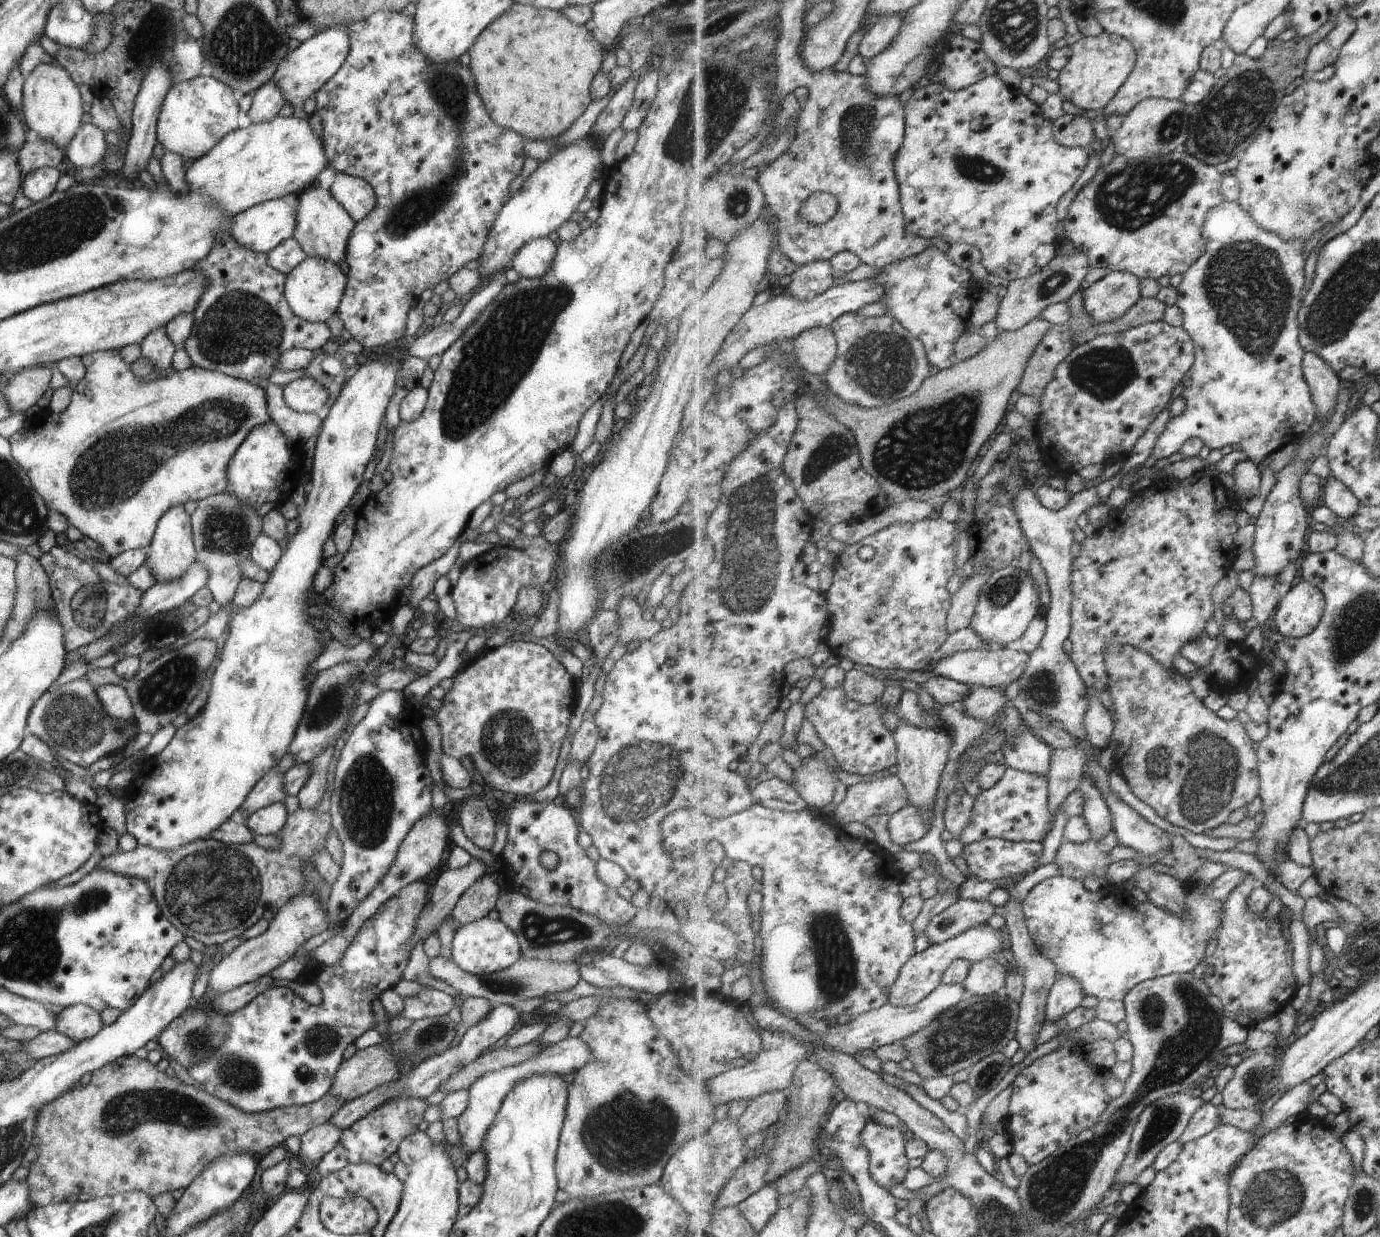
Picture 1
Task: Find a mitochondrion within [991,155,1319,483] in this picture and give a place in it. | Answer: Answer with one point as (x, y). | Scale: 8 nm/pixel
(1246, 284)

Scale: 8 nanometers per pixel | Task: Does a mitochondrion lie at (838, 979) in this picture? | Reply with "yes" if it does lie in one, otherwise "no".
yes

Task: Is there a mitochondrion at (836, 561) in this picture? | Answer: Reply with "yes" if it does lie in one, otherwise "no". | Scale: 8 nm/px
no

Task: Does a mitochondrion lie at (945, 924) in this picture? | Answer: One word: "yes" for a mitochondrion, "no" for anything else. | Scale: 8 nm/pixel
yes

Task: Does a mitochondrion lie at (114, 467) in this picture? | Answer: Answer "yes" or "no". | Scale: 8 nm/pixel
yes

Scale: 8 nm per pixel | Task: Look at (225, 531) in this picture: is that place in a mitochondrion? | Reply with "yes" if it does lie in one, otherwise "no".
yes

